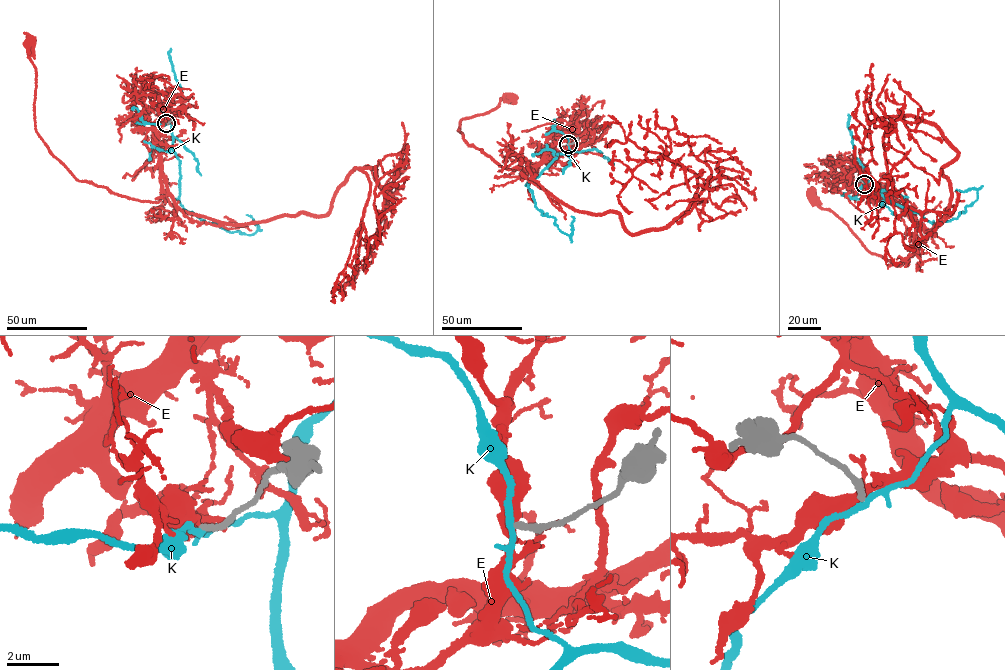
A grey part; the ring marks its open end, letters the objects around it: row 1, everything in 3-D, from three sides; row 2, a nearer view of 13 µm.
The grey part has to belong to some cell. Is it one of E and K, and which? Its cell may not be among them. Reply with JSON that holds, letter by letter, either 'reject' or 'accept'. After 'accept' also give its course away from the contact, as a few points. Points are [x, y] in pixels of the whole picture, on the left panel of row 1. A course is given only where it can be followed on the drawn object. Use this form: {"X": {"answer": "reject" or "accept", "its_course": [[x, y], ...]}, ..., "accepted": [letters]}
{"E": {"answer": "reject"}, "K": {"answer": "reject"}, "accepted": []}

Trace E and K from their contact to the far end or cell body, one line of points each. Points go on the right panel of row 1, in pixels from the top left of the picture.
E: (864, 184), (872, 181), (925, 239), (900, 266), (867, 249), (847, 224), (820, 206), (810, 193)
K: (864, 184), (871, 178), (885, 198), (936, 224), (957, 218), (976, 200), (977, 190), (972, 188), (955, 191)

